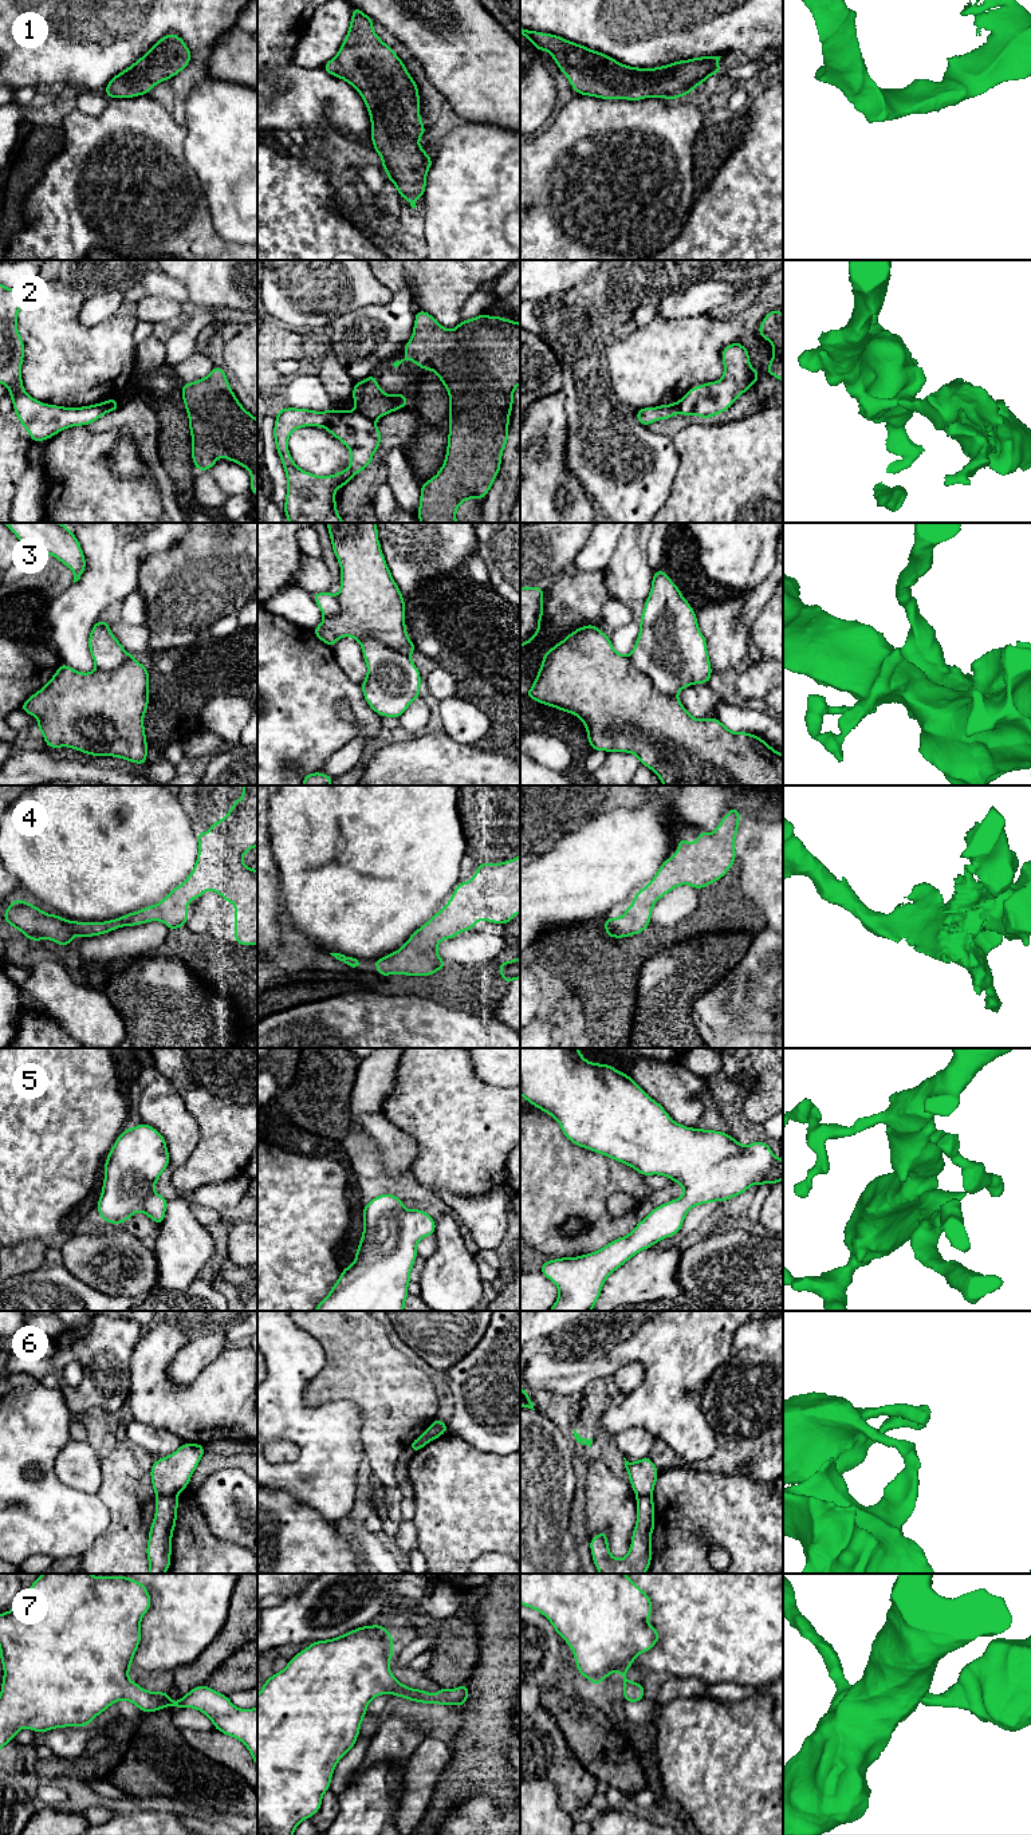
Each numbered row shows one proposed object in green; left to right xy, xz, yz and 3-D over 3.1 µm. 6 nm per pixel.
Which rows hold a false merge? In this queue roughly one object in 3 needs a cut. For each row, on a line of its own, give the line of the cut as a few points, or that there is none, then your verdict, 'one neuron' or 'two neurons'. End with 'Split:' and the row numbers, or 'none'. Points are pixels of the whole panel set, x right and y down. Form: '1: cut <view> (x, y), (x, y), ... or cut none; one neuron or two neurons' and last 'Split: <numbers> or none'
1: cut none; one neuron
2: cut xz (354, 410), (372, 420); two neurons
3: cut yz (626, 657), (649, 678), (657, 690), (675, 697); two neurons
4: cut none; one neuron
5: cut none; one neuron
6: cut xy (176, 1495), (161, 1495), (157, 1497); two neurons
7: cut none; one neuron
Split: 2, 3, 6

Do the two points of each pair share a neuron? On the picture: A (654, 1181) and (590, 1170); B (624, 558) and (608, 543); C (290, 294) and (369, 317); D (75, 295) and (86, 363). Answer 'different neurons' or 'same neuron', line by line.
A: different neurons
B: different neurons
C: different neurons
D: same neuron

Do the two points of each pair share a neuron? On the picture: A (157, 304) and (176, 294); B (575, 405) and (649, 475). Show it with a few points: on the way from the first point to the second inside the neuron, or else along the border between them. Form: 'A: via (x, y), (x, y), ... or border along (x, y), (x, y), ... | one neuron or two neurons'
A: border along (146, 295), (170, 298), (188, 308) | two neurons
B: via (594, 424), (630, 460) | one neuron

